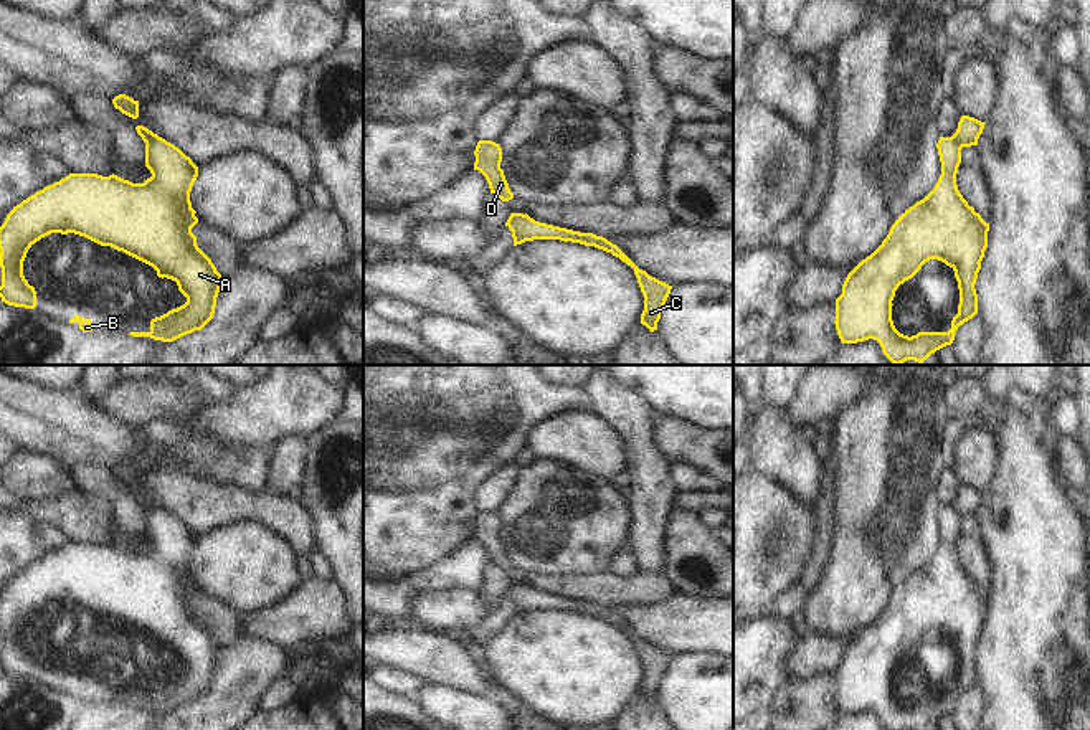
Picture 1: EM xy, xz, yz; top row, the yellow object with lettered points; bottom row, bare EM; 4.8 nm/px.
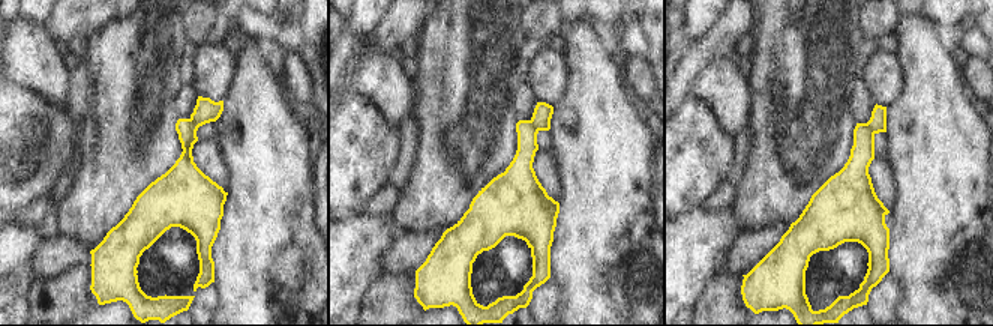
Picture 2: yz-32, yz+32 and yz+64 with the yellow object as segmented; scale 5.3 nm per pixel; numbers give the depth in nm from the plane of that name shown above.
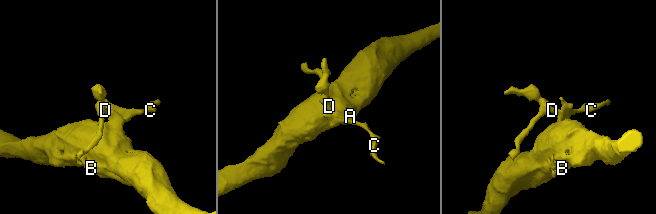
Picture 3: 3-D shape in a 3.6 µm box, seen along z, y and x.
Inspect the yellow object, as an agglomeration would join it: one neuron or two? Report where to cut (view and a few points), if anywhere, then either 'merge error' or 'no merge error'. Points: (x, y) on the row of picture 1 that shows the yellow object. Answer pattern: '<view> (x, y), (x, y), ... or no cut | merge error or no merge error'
yz (952, 136), (962, 147) | merge error

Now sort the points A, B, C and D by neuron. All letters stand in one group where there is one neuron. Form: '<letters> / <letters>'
A B D / C

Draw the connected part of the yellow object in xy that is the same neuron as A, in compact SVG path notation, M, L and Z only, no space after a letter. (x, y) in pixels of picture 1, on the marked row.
M159 135L145 144L145 167L152 177L144 183L132 183L114 173L109 177L69 173L13 206L0 226L2 302L35 309L36 291L23 276L28 249L51 233L74 233L152 266L159 277L175 281L187 297L183 306L152 319L149 332L129 335L173 342L201 330L213 319L223 277L198 248L197 236L192 233L198 218L192 208L190 192L198 177L198 167L178 147Z

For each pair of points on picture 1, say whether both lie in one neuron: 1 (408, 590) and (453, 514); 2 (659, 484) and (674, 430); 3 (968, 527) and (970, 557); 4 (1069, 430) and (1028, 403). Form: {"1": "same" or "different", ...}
{"1": "different", "2": "different", "3": "different", "4": "same"}

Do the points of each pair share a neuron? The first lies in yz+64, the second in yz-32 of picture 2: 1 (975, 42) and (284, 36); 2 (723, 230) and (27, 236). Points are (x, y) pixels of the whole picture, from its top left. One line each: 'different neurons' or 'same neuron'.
1: same neuron
2: same neuron

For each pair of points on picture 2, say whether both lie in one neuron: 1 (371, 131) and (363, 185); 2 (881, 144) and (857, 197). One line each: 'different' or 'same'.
1: same
2: different

